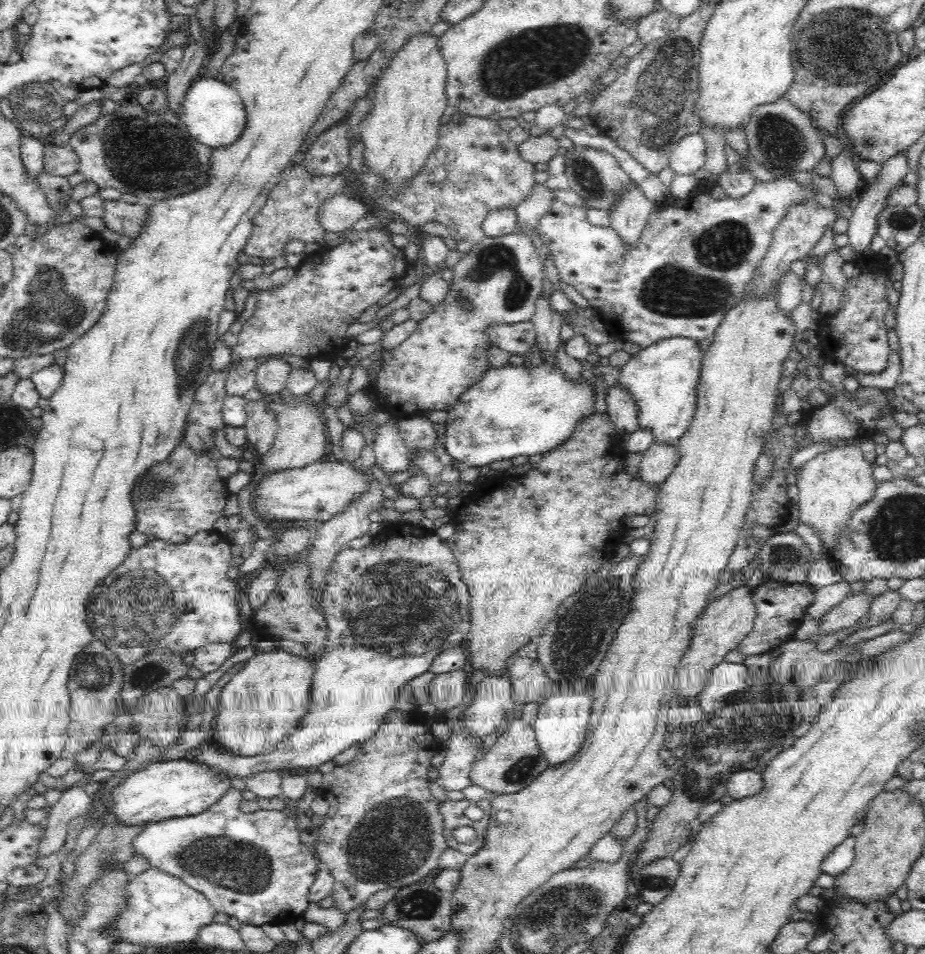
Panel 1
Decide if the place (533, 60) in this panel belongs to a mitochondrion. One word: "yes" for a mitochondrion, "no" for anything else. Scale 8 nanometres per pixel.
yes

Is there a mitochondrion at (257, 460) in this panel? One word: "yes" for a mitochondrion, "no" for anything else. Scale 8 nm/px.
no

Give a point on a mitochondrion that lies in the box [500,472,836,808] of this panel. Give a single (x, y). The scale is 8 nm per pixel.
(719, 753)

